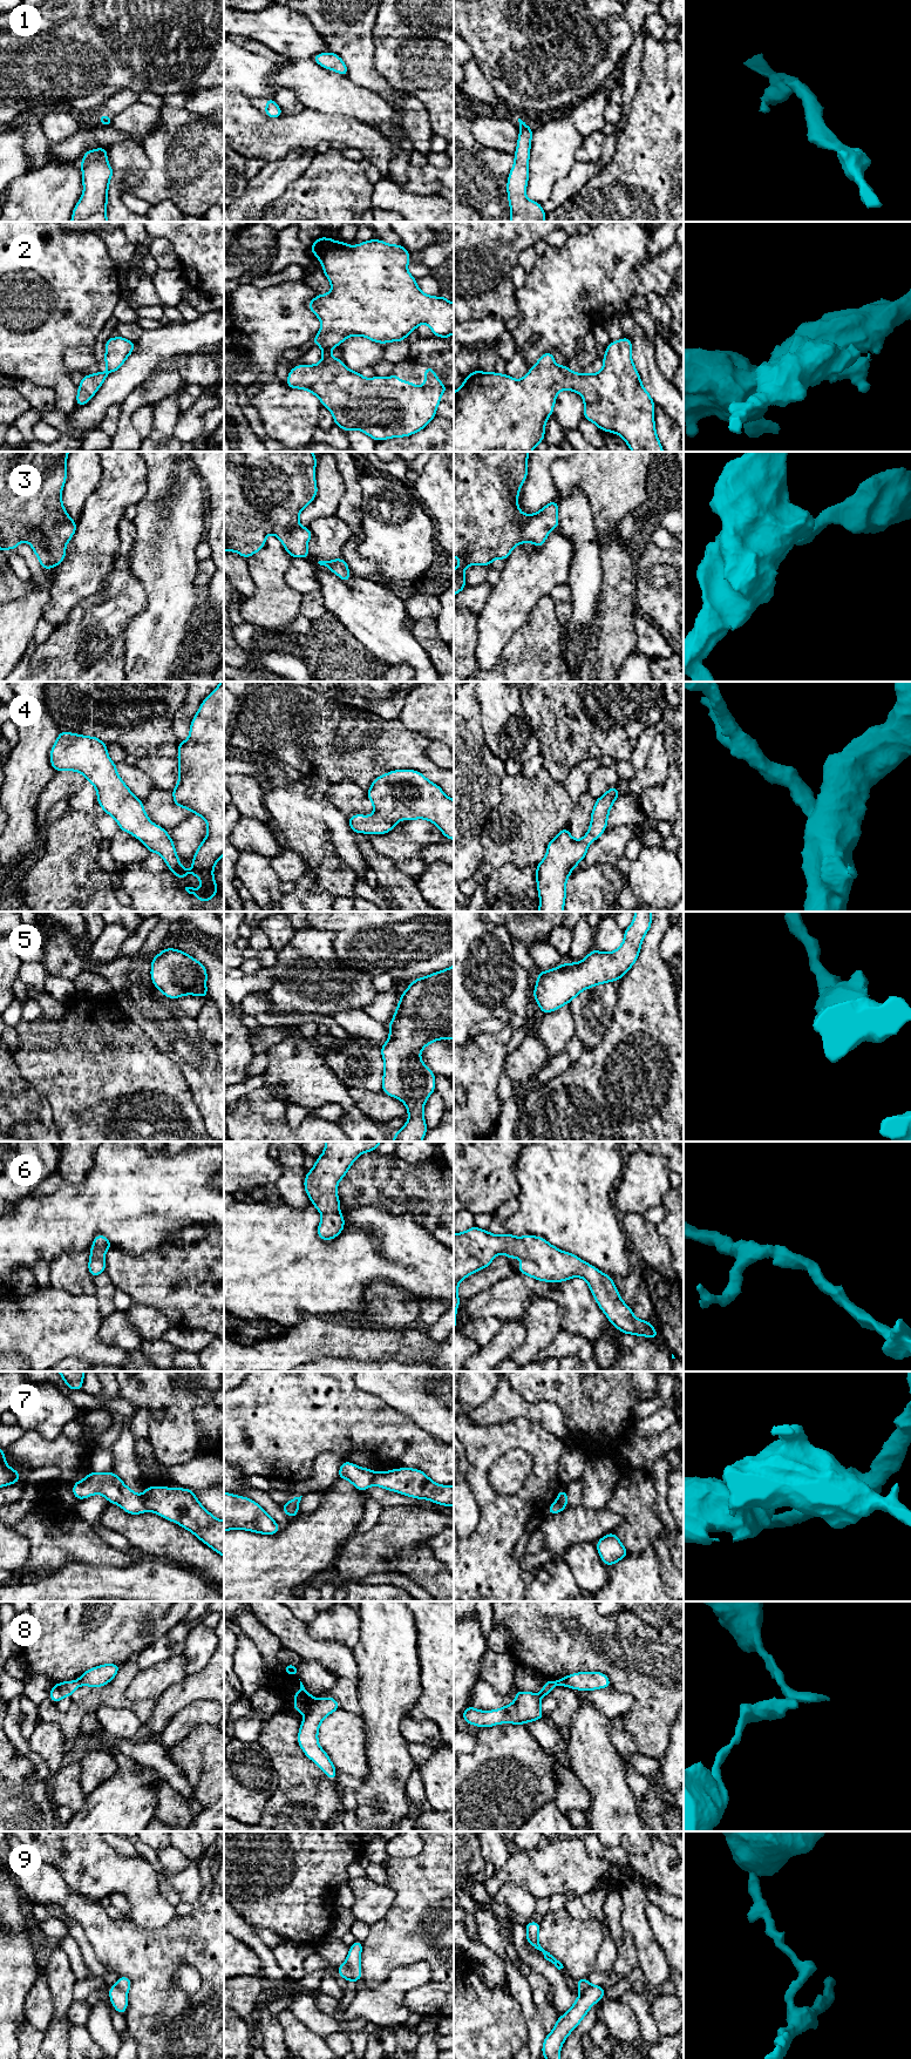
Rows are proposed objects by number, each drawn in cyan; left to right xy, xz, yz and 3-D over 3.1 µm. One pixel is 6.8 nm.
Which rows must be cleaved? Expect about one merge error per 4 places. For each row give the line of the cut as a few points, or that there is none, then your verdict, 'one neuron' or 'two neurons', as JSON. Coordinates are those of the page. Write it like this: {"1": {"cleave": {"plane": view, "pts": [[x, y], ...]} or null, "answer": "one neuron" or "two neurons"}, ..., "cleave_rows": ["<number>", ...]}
{"1": {"cleave": null, "answer": "one neuron"}, "2": {"cleave": null, "answer": "one neuron"}, "3": {"cleave": null, "answer": "one neuron"}, "4": {"cleave": null, "answer": "one neuron"}, "5": {"cleave": null, "answer": "one neuron"}, "6": {"cleave": null, "answer": "one neuron"}, "7": {"cleave": {"plane": "xy", "pts": [[140, 1496], [148, 1510]]}, "answer": "two neurons"}, "8": {"cleave": {"plane": "xz", "pts": [[313, 1699], [305, 1712]]}, "answer": "two neurons"}, "9": {"cleave": {"plane": "xz", "pts": [[345, 1963], [351, 1969], [354, 1980]]}, "answer": "two neurons"}, "cleave_rows": ["7", "8", "9"]}

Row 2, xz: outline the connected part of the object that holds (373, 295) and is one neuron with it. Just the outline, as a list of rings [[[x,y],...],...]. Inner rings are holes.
[[[321,236],[310,250],[320,260],[322,272],[332,285],[331,293],[318,293],[307,304],[321,320],[319,333],[312,343],[322,348],[322,358],[317,365],[297,365],[290,370],[286,385],[317,395],[321,405],[332,412],[334,425],[341,429],[359,429],[376,442],[422,431],[436,418],[441,395],[449,388],[438,380],[434,368],[424,367],[423,387],[400,380],[396,373],[367,379],[360,372],[348,370],[329,351],[351,336],[361,336],[379,344],[402,341],[423,323],[430,327],[434,337],[449,339],[454,333],[454,303],[449,303],[447,296],[433,297],[419,289],[416,278],[407,271],[409,252],[401,244],[390,245],[376,238],[349,246],[347,242]]]

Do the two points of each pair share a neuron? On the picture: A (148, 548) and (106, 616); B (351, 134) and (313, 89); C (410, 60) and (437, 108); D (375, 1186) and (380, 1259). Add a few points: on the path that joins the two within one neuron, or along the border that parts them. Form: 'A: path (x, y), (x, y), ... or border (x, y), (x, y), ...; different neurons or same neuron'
A: border (126, 555), (128, 568), (147, 597); different neurons
B: border (308, 108), (321, 113), (352, 116), (362, 122); different neurons
C: path (422, 72), (437, 87), (437, 96); same neuron
D: border (348, 1209), (375, 1206), (393, 1213), (403, 1214); different neurons

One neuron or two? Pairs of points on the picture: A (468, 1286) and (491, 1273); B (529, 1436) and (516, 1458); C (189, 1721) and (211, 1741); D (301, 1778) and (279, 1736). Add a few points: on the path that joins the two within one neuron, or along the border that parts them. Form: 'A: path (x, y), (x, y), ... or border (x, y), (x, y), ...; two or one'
A: path (474, 1284), (485, 1278); one
B: border (497, 1461), (509, 1451), (523, 1449), (534, 1465); two
C: border (211, 1724), (197, 1724), (174, 1745); two
D: path (293, 1767), (283, 1747); one

